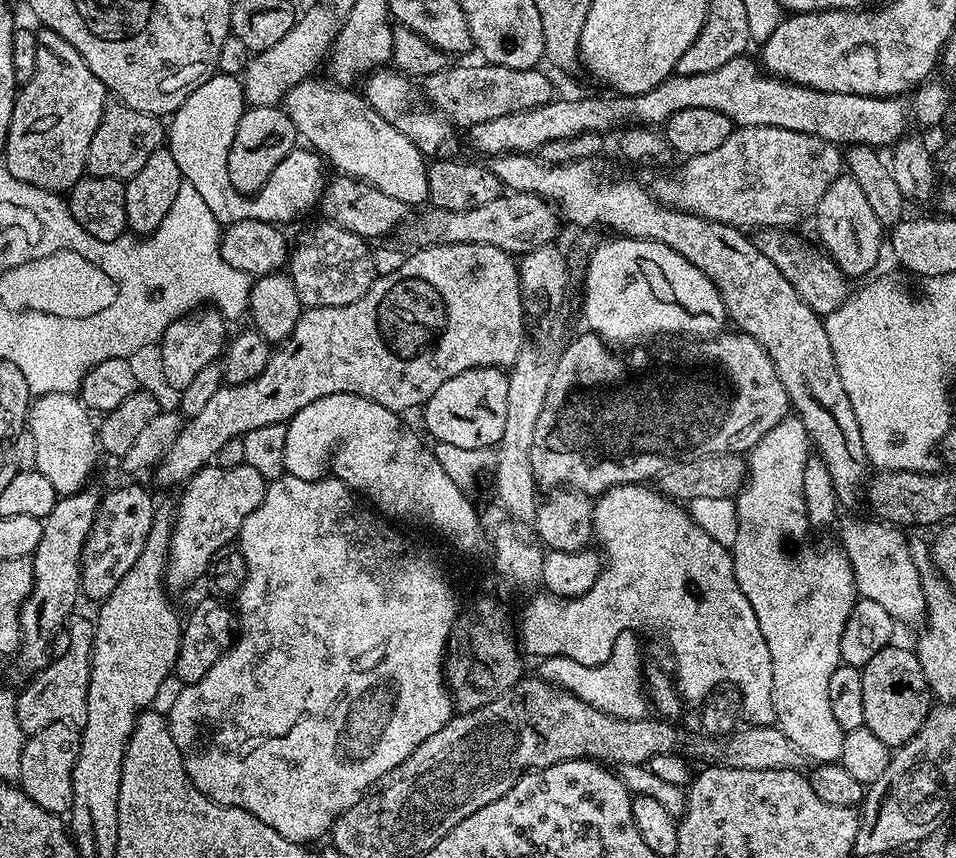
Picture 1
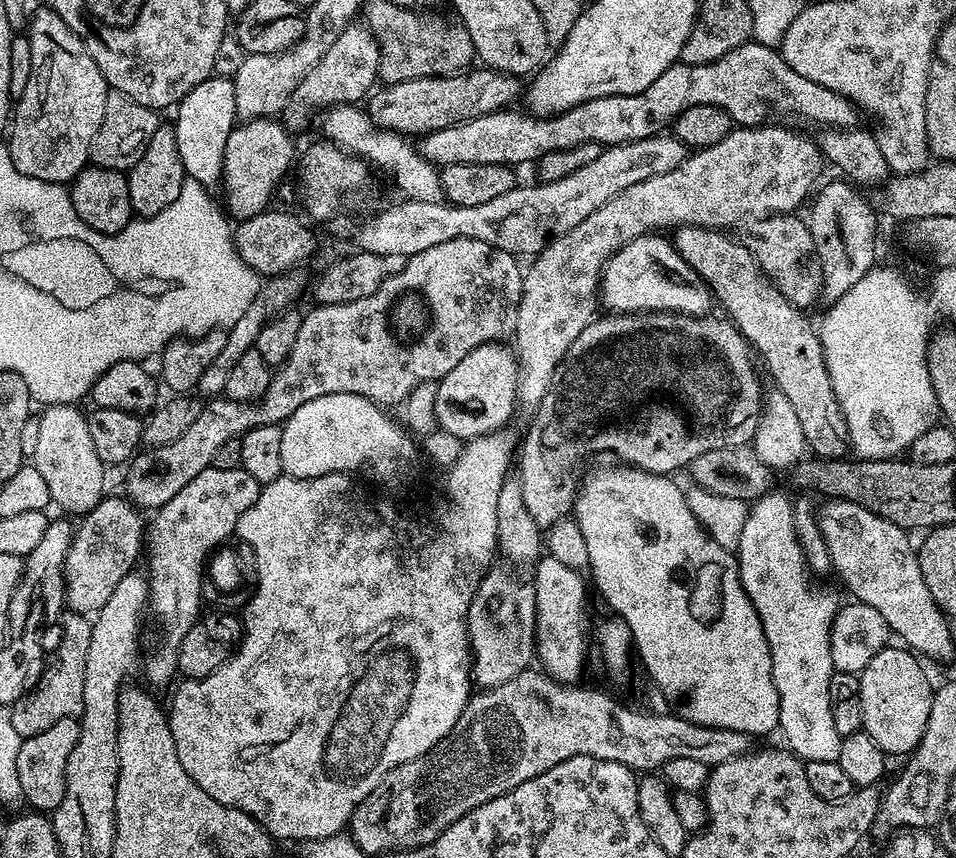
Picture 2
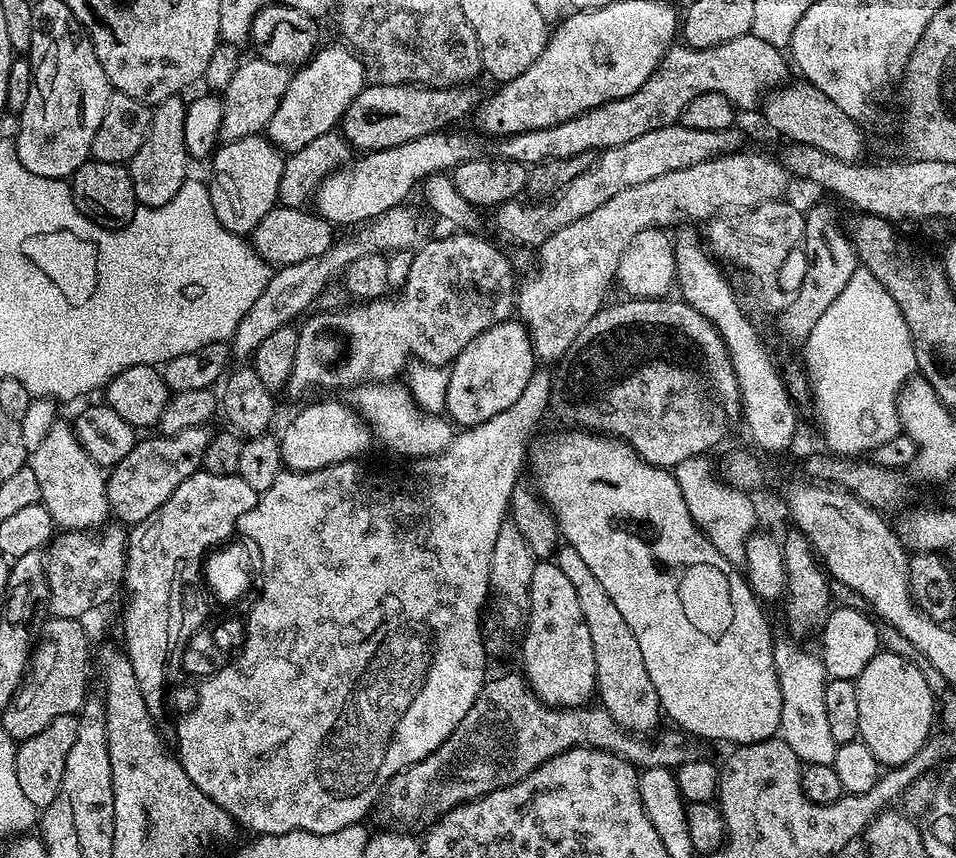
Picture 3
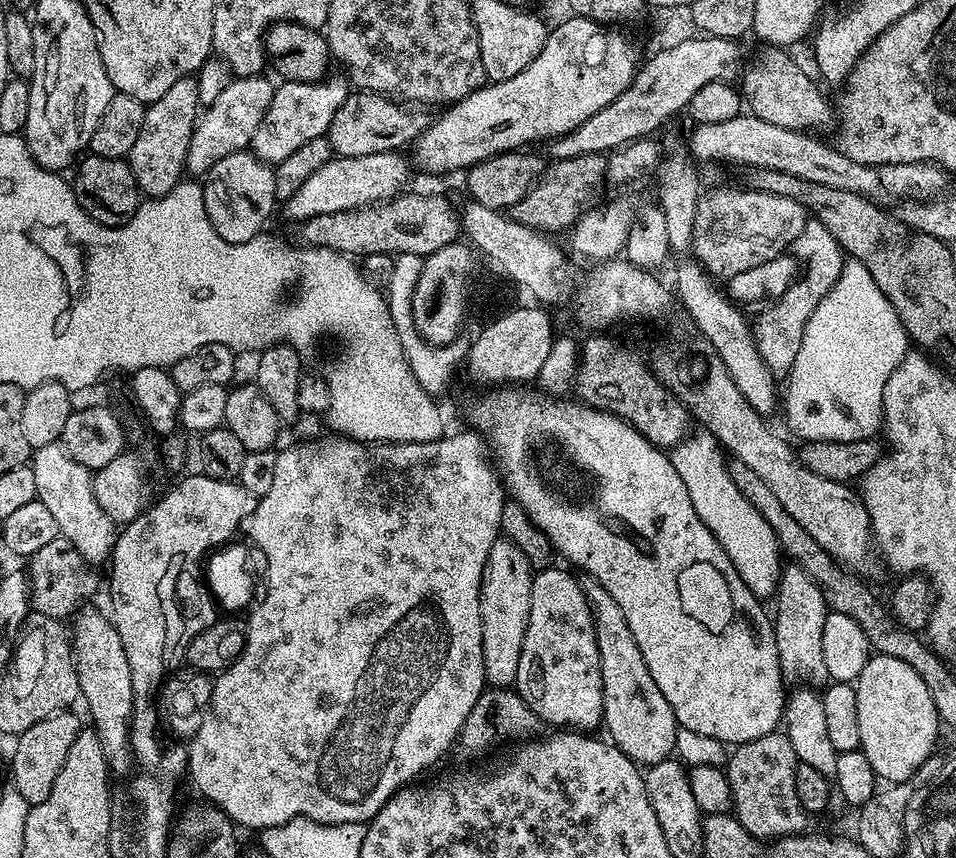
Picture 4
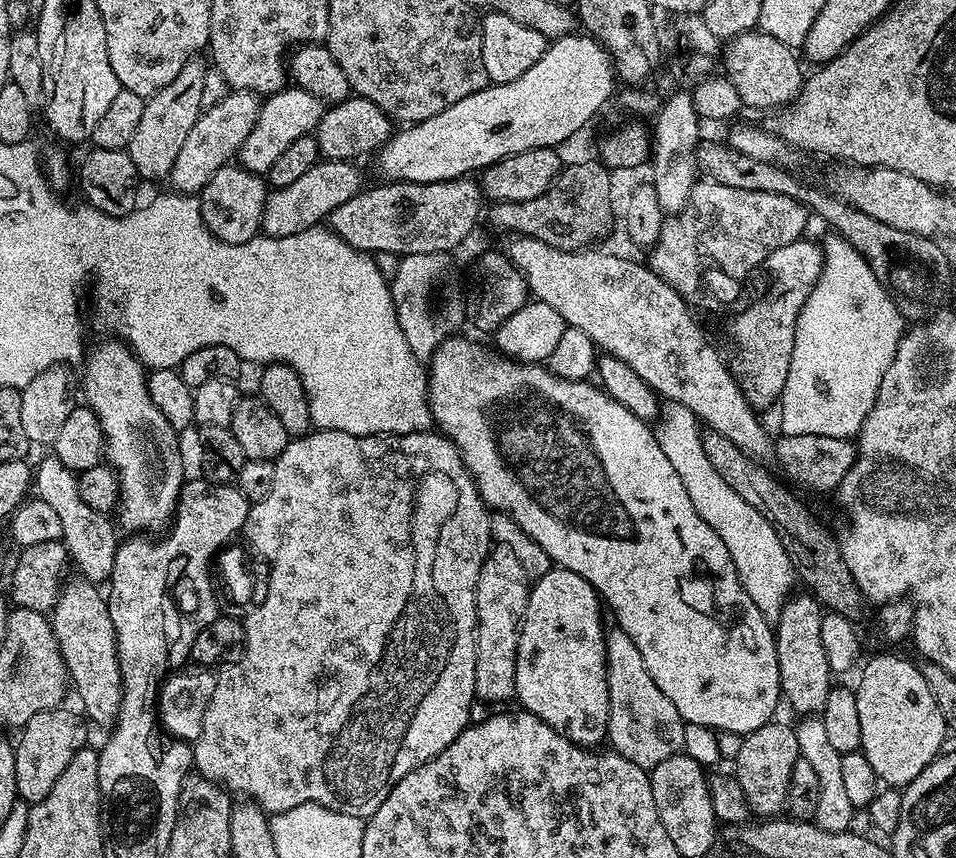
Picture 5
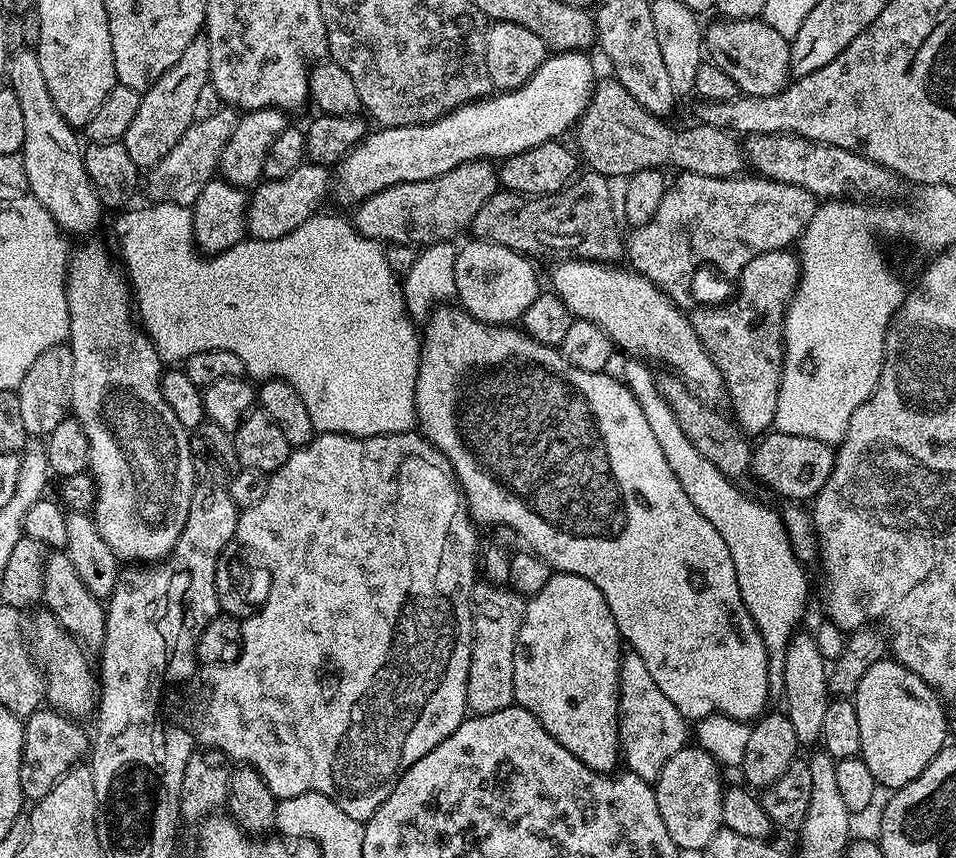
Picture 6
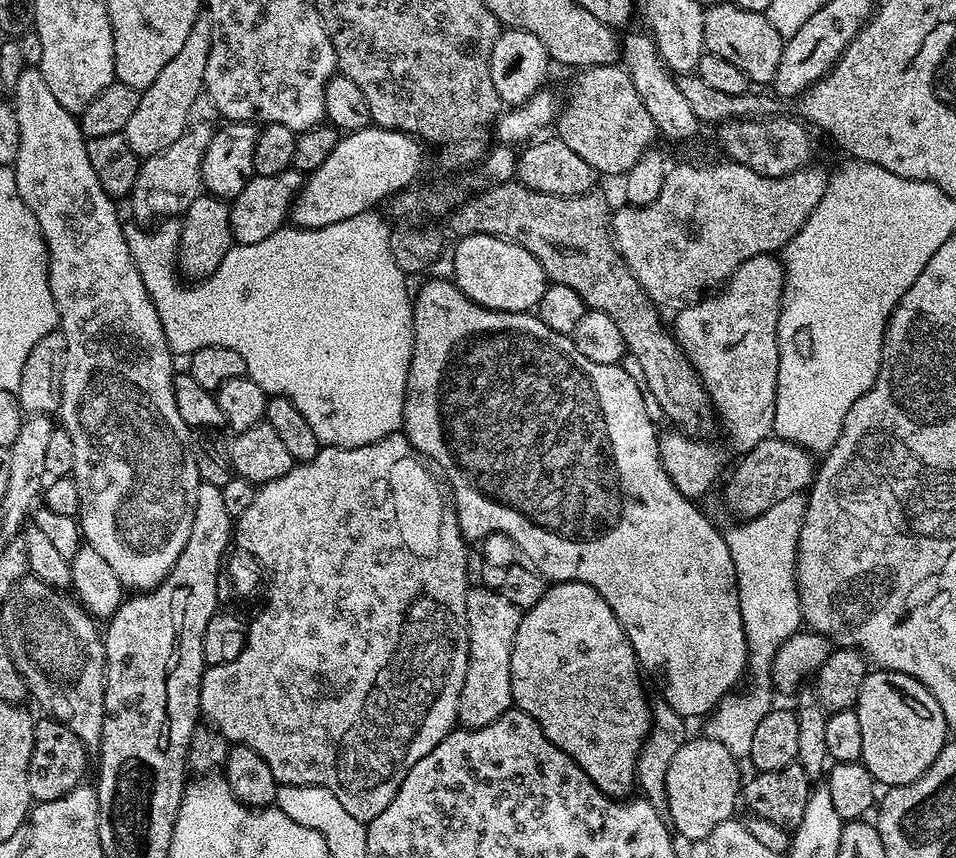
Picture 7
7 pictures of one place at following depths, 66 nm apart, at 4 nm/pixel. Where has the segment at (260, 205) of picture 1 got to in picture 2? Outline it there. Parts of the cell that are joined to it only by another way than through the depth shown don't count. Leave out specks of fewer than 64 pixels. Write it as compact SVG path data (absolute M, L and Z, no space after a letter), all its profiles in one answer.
M215 74L208 77L190 94L181 98L175 105L176 137L178 138L178 154L182 157L184 175L189 180L197 180L205 186L219 185L224 174L224 151L226 138L230 138L233 128L238 123L236 115L236 99L231 79Z

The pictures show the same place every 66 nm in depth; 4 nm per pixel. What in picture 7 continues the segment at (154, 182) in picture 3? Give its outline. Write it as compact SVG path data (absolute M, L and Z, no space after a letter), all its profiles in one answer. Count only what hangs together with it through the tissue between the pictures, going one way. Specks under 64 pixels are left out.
M196 19L186 37L186 46L182 46L182 50L170 58L169 64L158 73L158 78L154 78L151 86L140 92L138 110L134 110L134 115L130 117L130 122L126 122L122 133L136 156L147 158L166 150L166 146L178 142L178 138L182 138L182 134L189 128L190 106L194 98L204 92L206 58L210 54L211 41L211 19Z

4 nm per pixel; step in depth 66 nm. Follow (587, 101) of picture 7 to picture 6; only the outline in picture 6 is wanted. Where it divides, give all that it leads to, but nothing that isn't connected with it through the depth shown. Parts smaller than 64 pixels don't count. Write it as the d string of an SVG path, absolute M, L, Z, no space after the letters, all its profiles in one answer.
M615 78L607 79L601 79L597 83L590 102L586 106L584 113L580 115L574 129L577 144L575 144L575 147L578 152L578 147L580 147L581 153L579 152L579 155L581 157L584 155L588 159L589 165L587 167L591 171L609 178L615 178L615 176L627 178L647 168L664 170L667 169L667 164L673 164L676 170L680 172L693 172L694 174L720 178L739 176L745 171L744 150L741 141L733 133L722 130L718 126L701 123L697 123L696 128L686 129L685 132L671 132L664 125L667 123L661 117L650 114L645 108L638 106L638 102L634 102L634 98L628 93L626 86L619 84Z

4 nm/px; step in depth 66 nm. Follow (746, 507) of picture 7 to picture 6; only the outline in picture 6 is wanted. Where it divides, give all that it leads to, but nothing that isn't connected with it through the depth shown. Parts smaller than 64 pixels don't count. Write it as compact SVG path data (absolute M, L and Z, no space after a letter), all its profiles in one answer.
M775 430L769 431L761 440L764 441L760 445L755 445L750 469L758 483L765 484L780 496L789 496L787 499L792 502L811 501L822 486L826 486L826 478L830 478L836 461L833 445L818 442L818 438L802 438L798 434Z

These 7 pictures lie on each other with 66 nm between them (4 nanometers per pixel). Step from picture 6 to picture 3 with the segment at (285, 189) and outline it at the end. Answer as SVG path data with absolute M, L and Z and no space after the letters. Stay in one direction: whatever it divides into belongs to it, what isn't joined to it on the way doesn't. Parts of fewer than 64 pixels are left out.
M460 130L431 132L422 138L402 142L402 146L357 155L357 160L355 157L350 166L337 168L322 181L314 197L315 211L333 226L355 226L372 220L378 214L386 214L386 210L405 203L411 197L408 195L416 183L417 187L430 176L451 173L462 162L479 160L485 155L485 141L475 131L456 131Z

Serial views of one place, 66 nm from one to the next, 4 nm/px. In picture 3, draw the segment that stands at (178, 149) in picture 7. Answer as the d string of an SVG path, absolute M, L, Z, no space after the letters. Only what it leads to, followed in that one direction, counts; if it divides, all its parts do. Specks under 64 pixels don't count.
M259 58L251 59L245 59L238 66L234 78L231 78L230 84L222 91L224 121L220 130L225 141L263 133L292 81L293 73L288 66L275 65L274 62Z

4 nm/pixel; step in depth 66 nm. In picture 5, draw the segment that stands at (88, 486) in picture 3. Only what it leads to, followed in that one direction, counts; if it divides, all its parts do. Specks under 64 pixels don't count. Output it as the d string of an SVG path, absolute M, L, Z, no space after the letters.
M54 454L34 468L34 492L42 502L46 502L62 518L62 534L64 547L68 550L71 563L77 568L79 575L97 586L112 579L114 558L118 547L115 523L108 521L105 513L94 510L82 502L82 494L78 490L77 473L71 470Z

